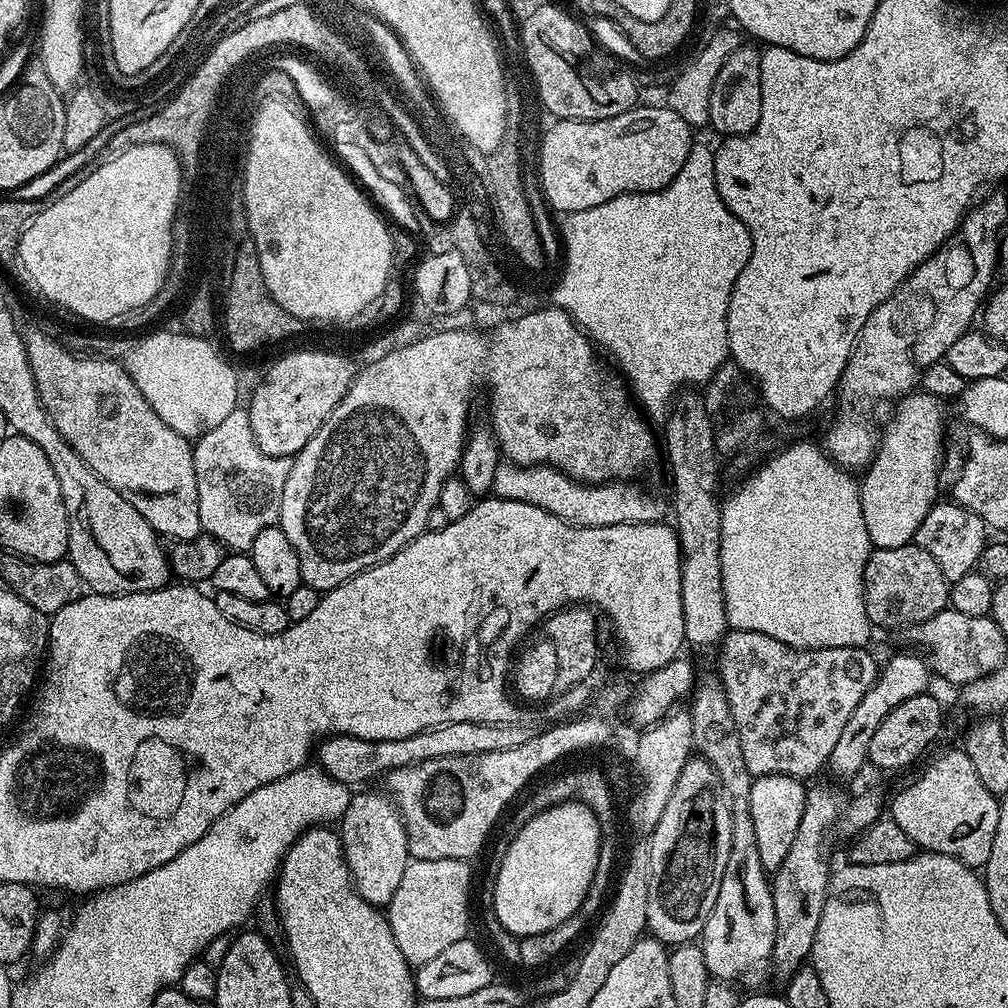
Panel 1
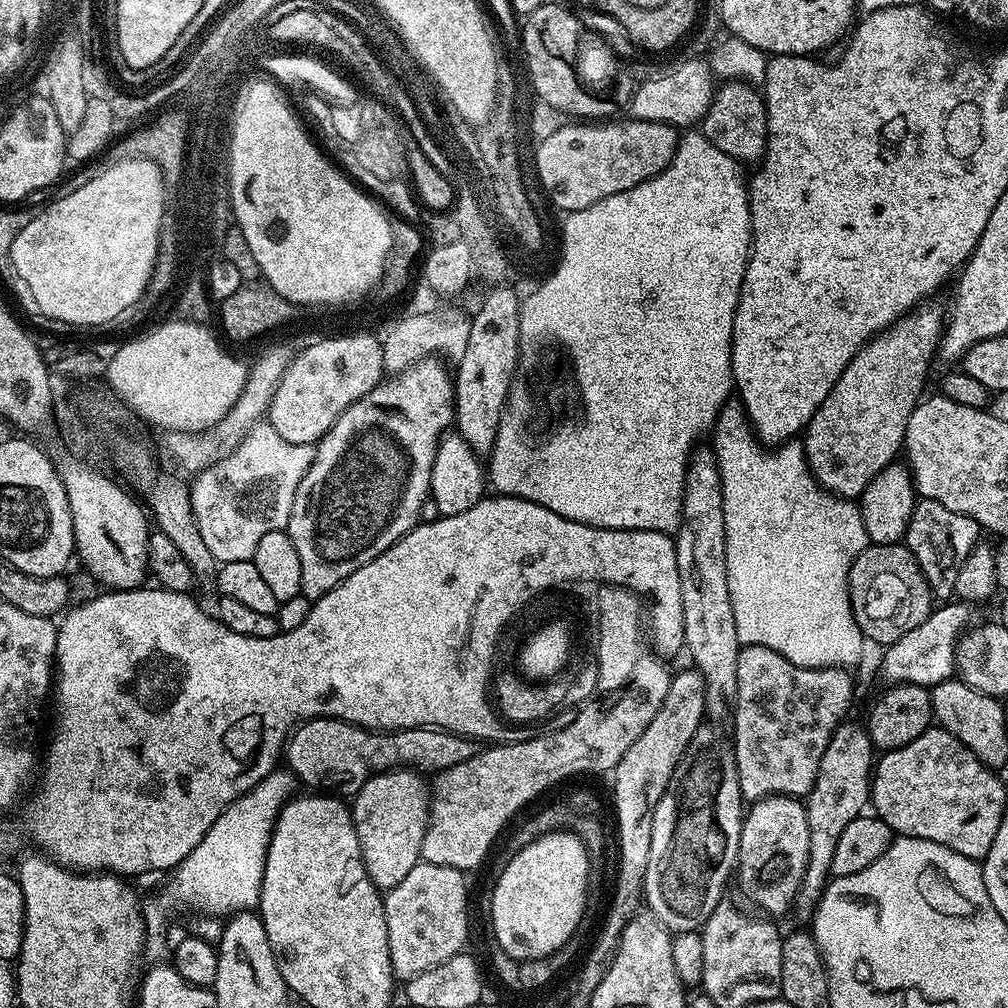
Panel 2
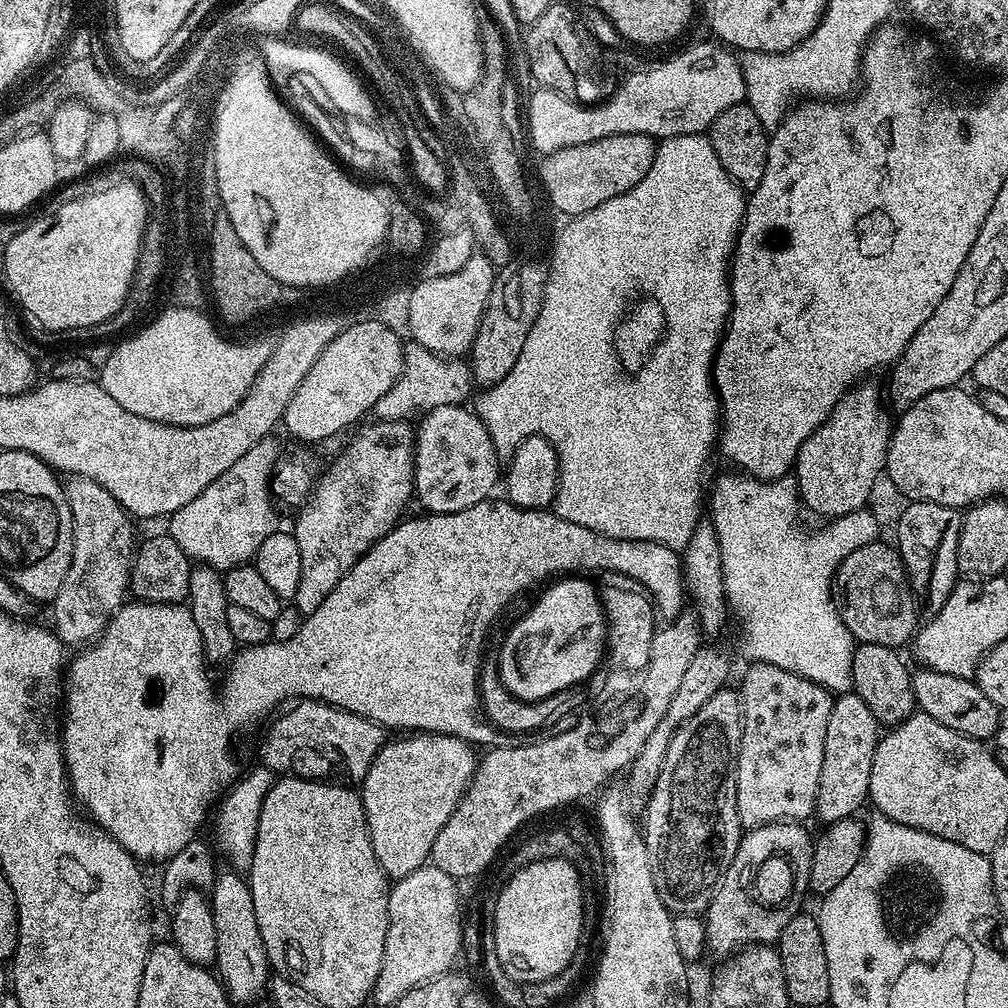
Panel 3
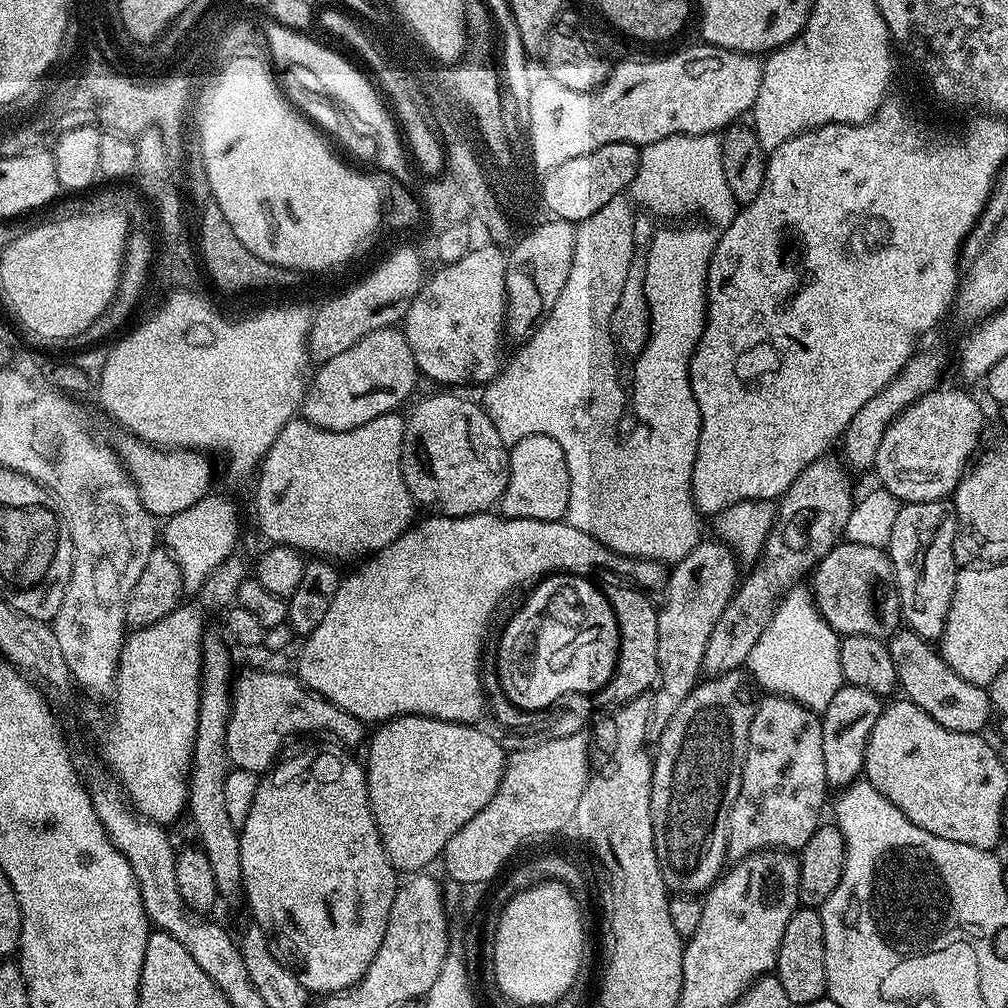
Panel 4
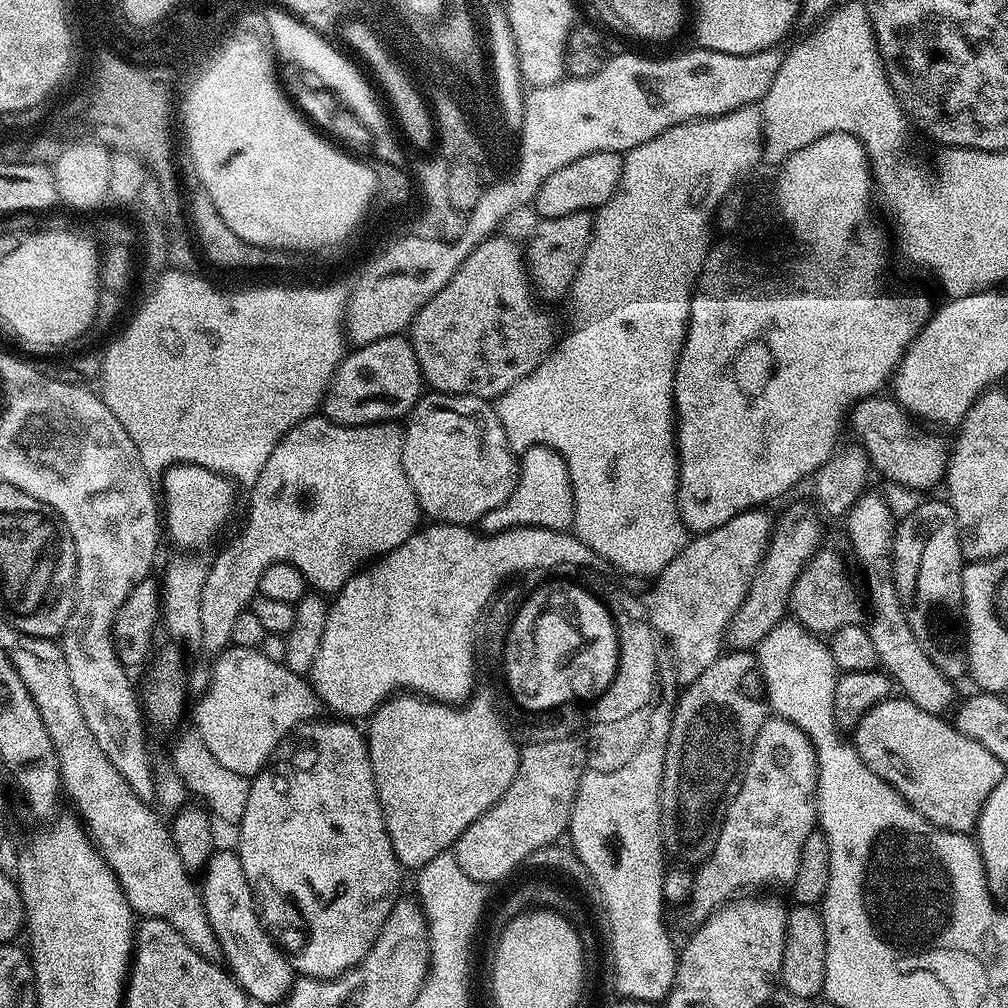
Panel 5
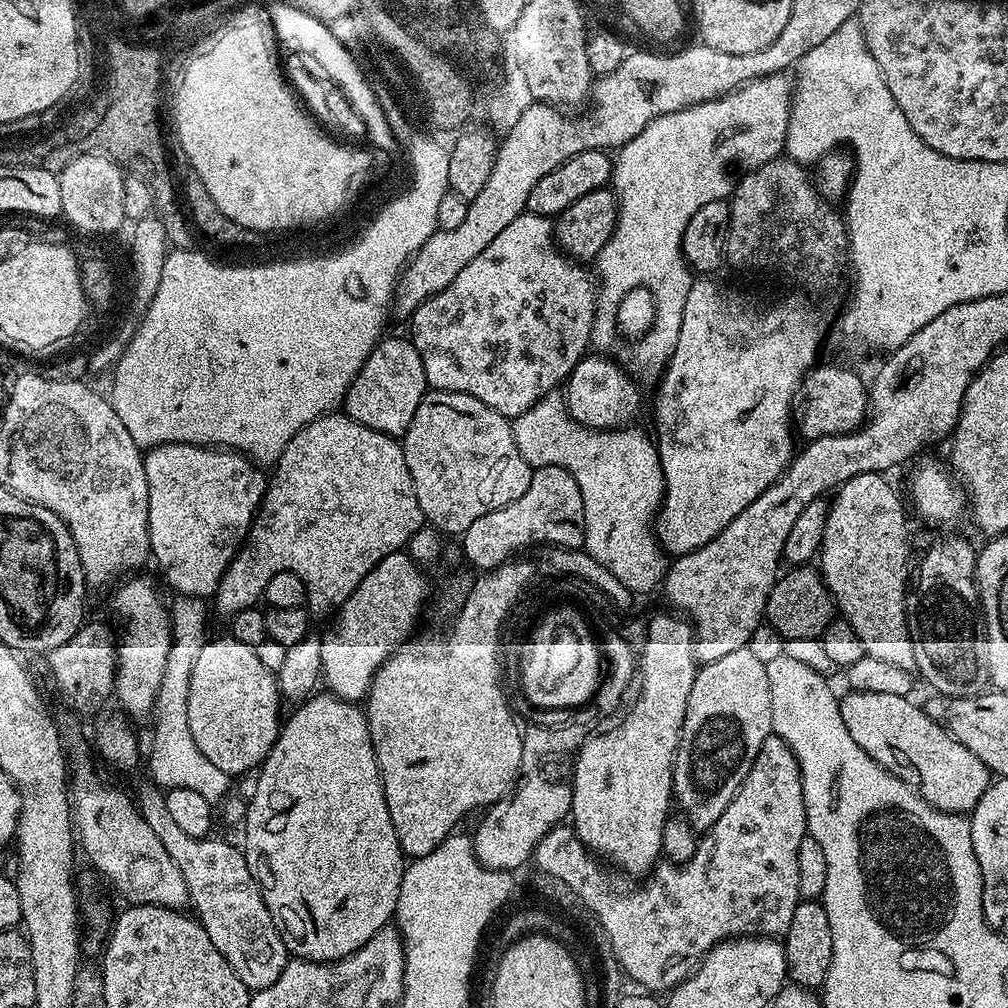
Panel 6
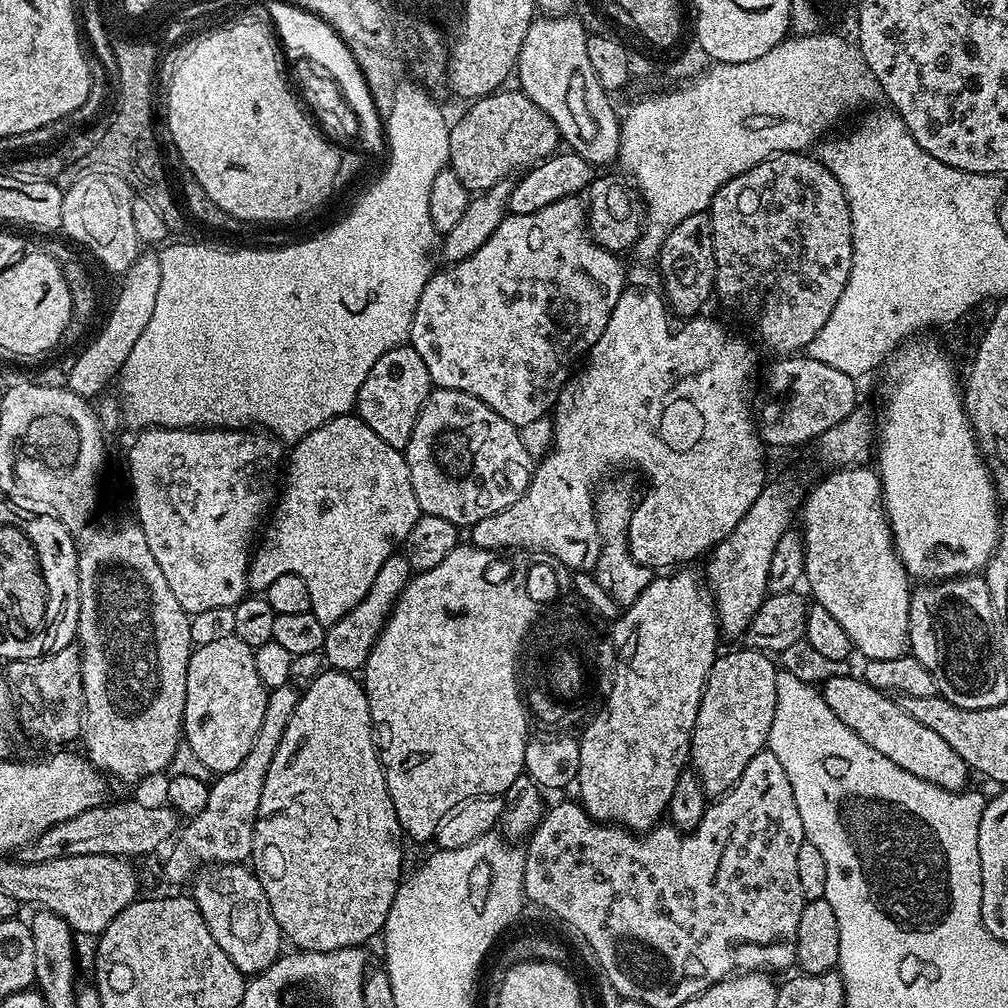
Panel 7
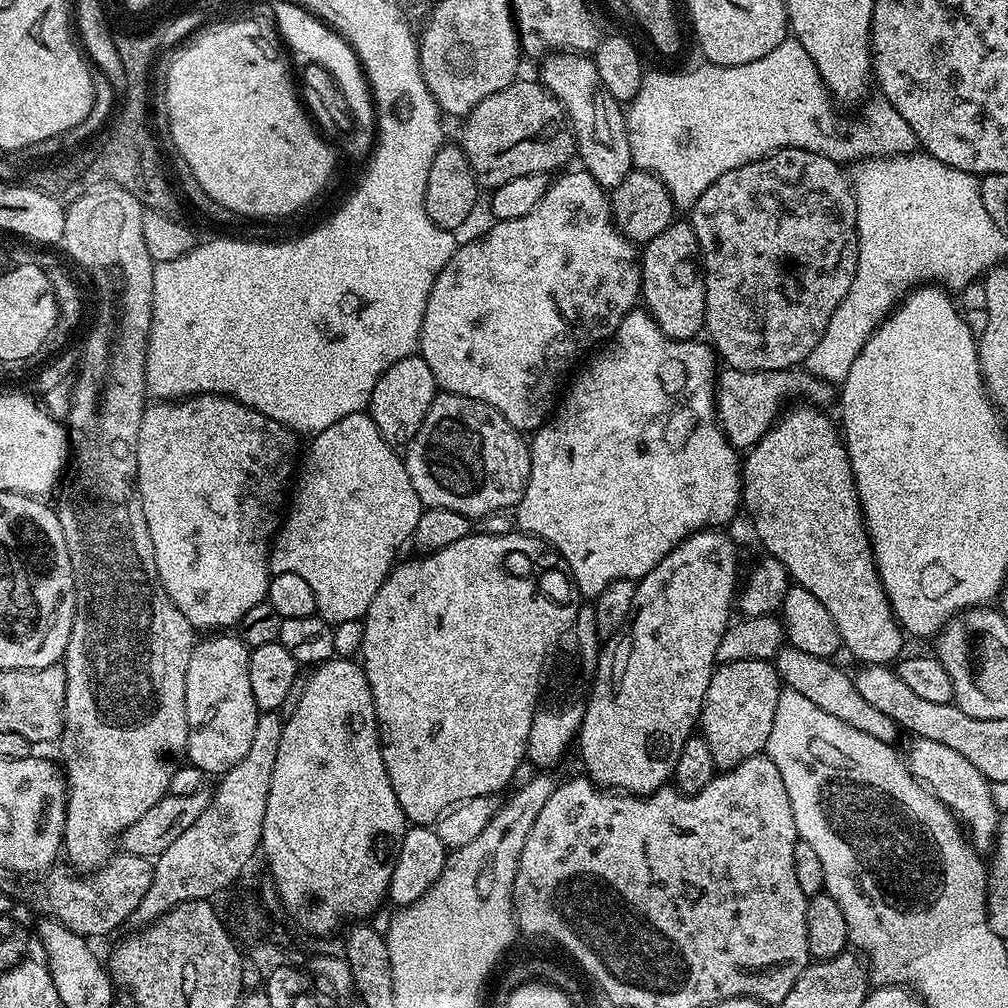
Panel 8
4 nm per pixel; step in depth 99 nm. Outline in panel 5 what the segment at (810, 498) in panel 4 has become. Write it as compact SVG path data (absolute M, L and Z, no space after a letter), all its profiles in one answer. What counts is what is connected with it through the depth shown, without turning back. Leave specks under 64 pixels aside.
M811 503L792 504L780 520L775 521L772 536L768 539L768 548L764 551L762 562L756 567L754 578L748 587L746 598L738 610L734 610L734 618L730 618L724 639L729 649L747 652L755 649L778 626L788 612L790 590L794 590L794 582L798 574L811 562L813 556L821 551L820 523L821 517Z

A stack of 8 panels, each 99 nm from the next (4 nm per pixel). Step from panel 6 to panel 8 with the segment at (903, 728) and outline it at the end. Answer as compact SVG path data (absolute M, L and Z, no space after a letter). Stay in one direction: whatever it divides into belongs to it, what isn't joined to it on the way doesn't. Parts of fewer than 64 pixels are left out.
M785 646L776 653L774 663L776 673L787 687L803 694L805 698L810 698L814 706L826 710L826 714L838 718L838 722L846 722L846 726L854 726L854 730L862 730L862 734L870 734L870 738L878 738L887 744L895 741L894 738L898 735L896 723L886 718L882 710L870 706L870 702L866 702L862 694L858 694L855 679L849 673L847 676L838 665L832 664L836 662L831 659L814 658L814 654L802 654L802 650Z

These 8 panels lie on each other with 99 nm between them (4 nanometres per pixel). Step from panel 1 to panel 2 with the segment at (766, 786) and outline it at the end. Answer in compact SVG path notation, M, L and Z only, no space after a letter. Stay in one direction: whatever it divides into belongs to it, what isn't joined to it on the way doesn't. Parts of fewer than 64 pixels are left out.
M767 796L761 800L755 801L747 809L744 825L740 831L740 853L736 856L736 866L734 869L734 880L740 883L740 892L749 900L752 904L757 904L759 911L761 913L767 914L769 917L777 918L784 911L791 909L793 907L794 901L798 893L800 893L800 887L804 881L804 875L808 869L808 859L810 858L810 830L808 829L808 823L806 822L806 807L797 797L794 796Z

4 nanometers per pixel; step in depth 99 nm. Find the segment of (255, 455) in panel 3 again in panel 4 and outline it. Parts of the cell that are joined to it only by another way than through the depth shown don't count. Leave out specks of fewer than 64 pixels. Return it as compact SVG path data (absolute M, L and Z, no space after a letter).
M209 494L197 504L167 517L162 524L162 544L178 562L182 570L184 591L188 594L199 593L201 586L210 578L218 565L237 551L236 539L240 536L240 512L232 500L224 496Z

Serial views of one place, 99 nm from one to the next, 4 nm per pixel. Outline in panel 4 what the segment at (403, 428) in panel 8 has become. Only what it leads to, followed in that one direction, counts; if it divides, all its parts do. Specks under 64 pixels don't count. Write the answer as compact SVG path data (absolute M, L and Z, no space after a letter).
M396 326L383 328L382 330L374 330L370 334L366 334L366 338L354 342L354 346L350 346L350 350L342 350L342 354L334 354L334 358L323 361L319 366L321 368L318 369L317 372L315 369L314 375L311 377L310 383L307 385L304 394L304 403L302 405L302 416L303 419L310 421L314 426L318 426L322 430L334 430L335 432L345 432L346 430L354 430L358 426L366 426L366 422L370 422L382 414L397 411L397 409L401 407L399 404L415 390L416 380L418 381L418 369L414 362L414 354L410 350L410 342L406 342L403 331Z

